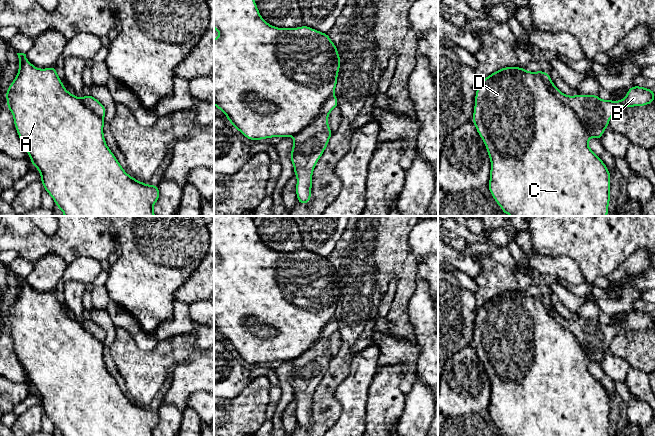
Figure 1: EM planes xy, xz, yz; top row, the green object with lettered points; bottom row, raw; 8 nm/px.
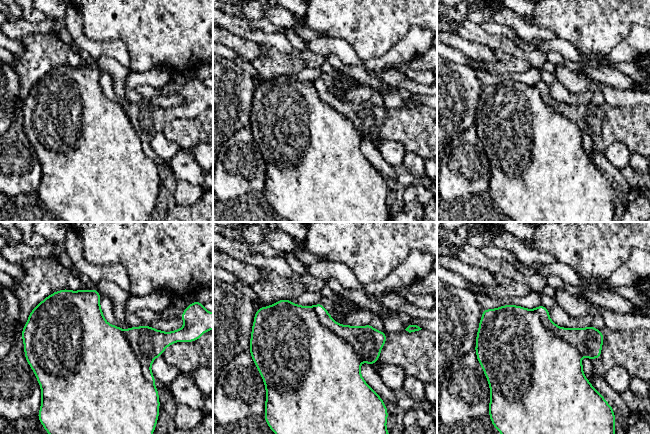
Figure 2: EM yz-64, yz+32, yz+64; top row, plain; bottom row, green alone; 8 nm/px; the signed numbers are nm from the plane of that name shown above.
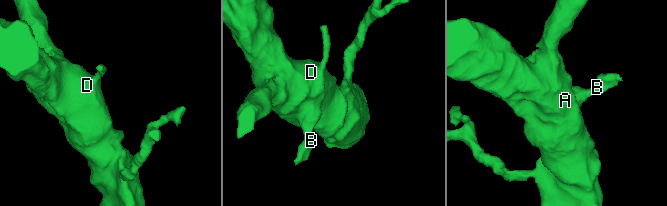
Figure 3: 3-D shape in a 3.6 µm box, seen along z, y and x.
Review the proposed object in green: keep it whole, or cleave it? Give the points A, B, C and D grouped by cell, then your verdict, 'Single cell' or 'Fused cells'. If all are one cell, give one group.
Groups: A C D / B. Fused cells

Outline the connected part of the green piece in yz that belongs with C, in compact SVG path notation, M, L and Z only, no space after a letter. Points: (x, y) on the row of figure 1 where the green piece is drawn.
M504 67L487 76L477 85L472 121L482 138L491 161L488 188L496 203L502 208L503 215L511 216L607 216L610 203L610 175L604 162L588 146L589 133L577 114L556 98L543 79L544 71L528 72L525 67Z

